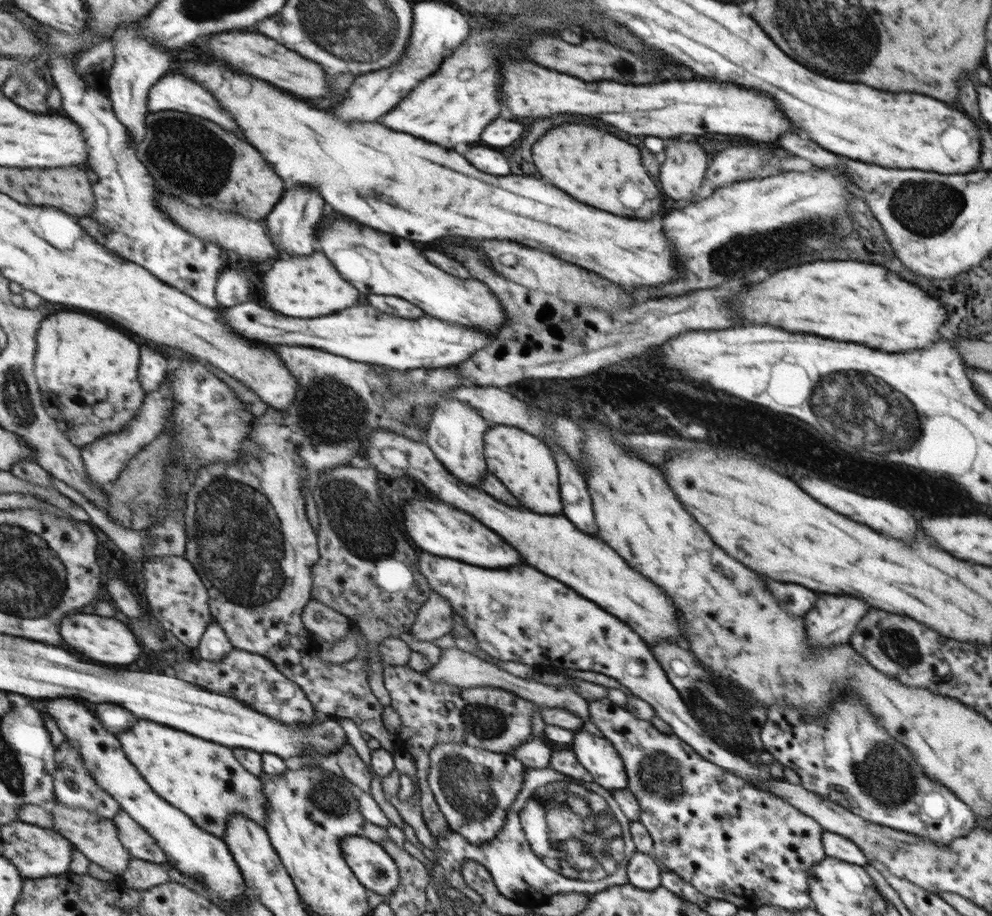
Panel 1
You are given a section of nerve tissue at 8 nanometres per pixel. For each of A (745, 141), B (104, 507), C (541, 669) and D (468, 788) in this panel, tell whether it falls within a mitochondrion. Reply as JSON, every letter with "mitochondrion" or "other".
{"A":"other","B":"other","C":"other","D":"mitochondrion"}

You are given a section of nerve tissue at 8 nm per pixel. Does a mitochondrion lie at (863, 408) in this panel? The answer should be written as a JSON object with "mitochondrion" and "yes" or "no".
{"mitochondrion":"yes"}

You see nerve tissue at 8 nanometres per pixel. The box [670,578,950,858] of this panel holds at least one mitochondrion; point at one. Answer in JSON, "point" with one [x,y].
{"point":[888,791]}

